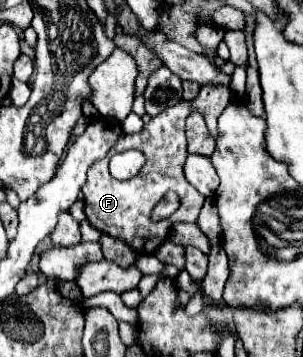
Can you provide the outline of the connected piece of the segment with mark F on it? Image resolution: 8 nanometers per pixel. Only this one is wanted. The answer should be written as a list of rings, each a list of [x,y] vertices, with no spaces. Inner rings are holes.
[[[169,107],[161,111],[159,115],[155,115],[149,123],[145,123],[141,133],[121,137],[121,151],[139,149],[147,157],[147,163],[139,171],[139,175],[135,175],[133,179],[117,181],[111,177],[109,159],[115,155],[117,151],[115,147],[107,153],[107,157],[97,161],[97,165],[91,165],[87,173],[87,183],[83,185],[87,221],[93,227],[97,227],[101,233],[121,239],[139,255],[153,255],[159,249],[159,245],[163,245],[163,241],[169,237],[173,223],[179,223],[179,221],[197,223],[199,211],[203,207],[205,197],[201,197],[201,193],[195,193],[195,187],[183,175],[183,165],[189,155],[187,139],[185,139],[185,119],[187,117],[181,117],[181,113],[173,113],[173,107]],[[167,191],[175,191],[179,195],[181,207],[169,219],[153,223],[149,219],[151,209]]]

